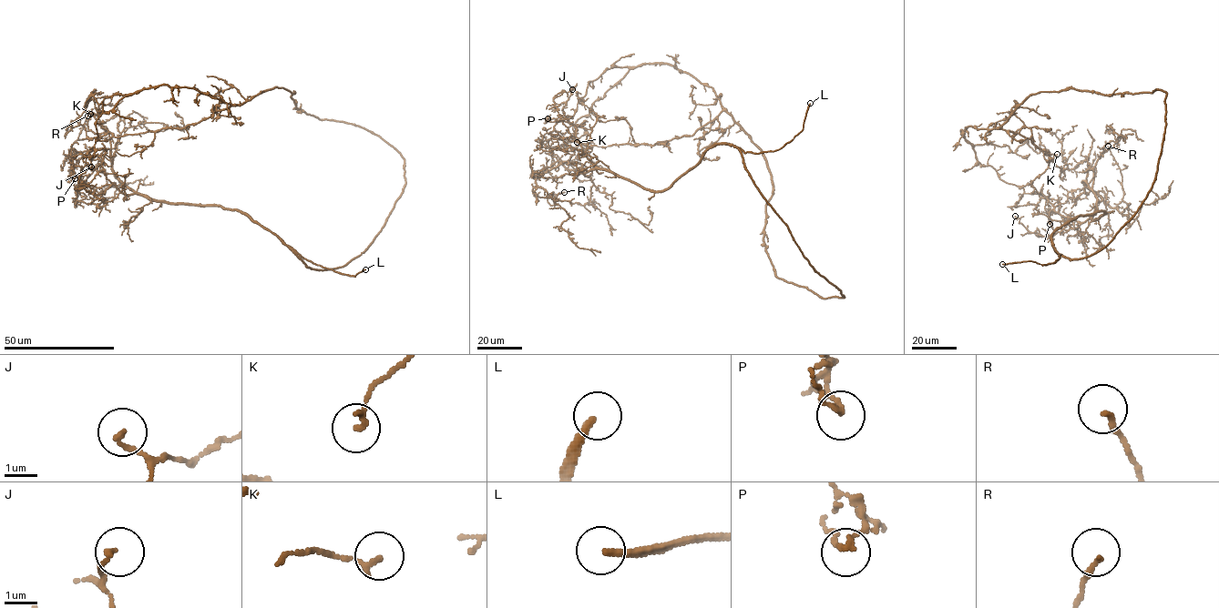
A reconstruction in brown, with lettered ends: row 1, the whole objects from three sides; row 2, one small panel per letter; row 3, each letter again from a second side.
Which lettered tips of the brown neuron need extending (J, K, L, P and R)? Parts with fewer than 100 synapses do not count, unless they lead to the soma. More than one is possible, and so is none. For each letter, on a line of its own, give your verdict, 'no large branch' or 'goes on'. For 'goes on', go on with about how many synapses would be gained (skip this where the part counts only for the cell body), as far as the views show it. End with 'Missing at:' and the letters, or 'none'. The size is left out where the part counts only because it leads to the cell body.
J: no large branch
K: no large branch
L: goes on
P: no large branch
R: no large branch
Missing at: L

